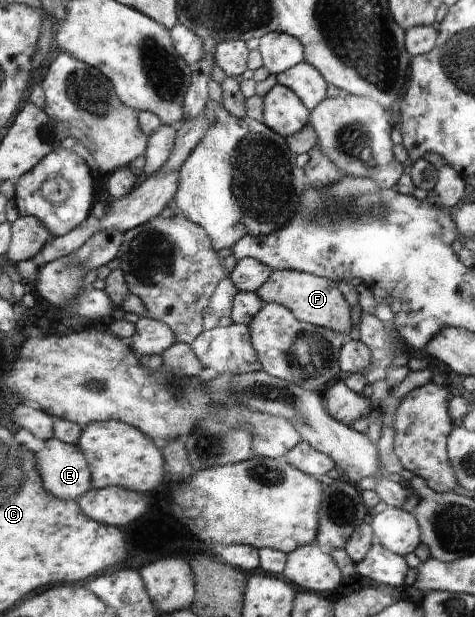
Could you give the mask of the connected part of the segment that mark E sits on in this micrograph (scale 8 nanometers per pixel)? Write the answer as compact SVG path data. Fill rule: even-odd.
M50 439L46 442L44 449L36 453L38 467L44 477L46 489L50 490L56 497L65 500L80 500L93 488L93 473L88 457L79 444L70 445L61 439Z

